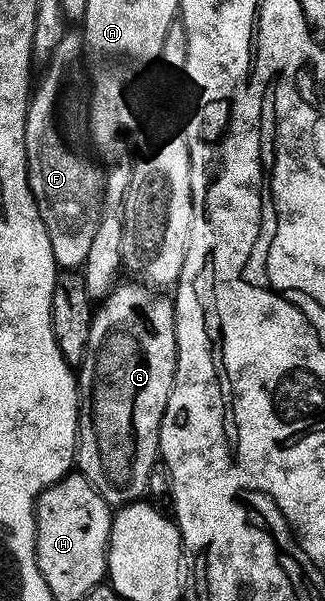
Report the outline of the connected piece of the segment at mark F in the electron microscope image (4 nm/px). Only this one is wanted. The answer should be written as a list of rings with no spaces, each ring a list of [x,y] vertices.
[[[67,32],[63,41],[56,47],[55,53],[51,55],[50,62],[45,66],[46,74],[42,82],[35,84],[32,89],[30,104],[26,106],[26,172],[30,178],[30,190],[38,204],[38,210],[42,216],[44,227],[48,231],[48,239],[52,247],[55,266],[66,271],[81,270],[82,265],[88,259],[88,251],[92,248],[92,238],[96,236],[96,227],[100,223],[102,204],[104,203],[104,185],[106,183],[106,165],[98,162],[94,149],[90,146],[90,105],[92,109],[92,81],[88,76],[87,66],[84,64],[84,42],[77,32]]]

